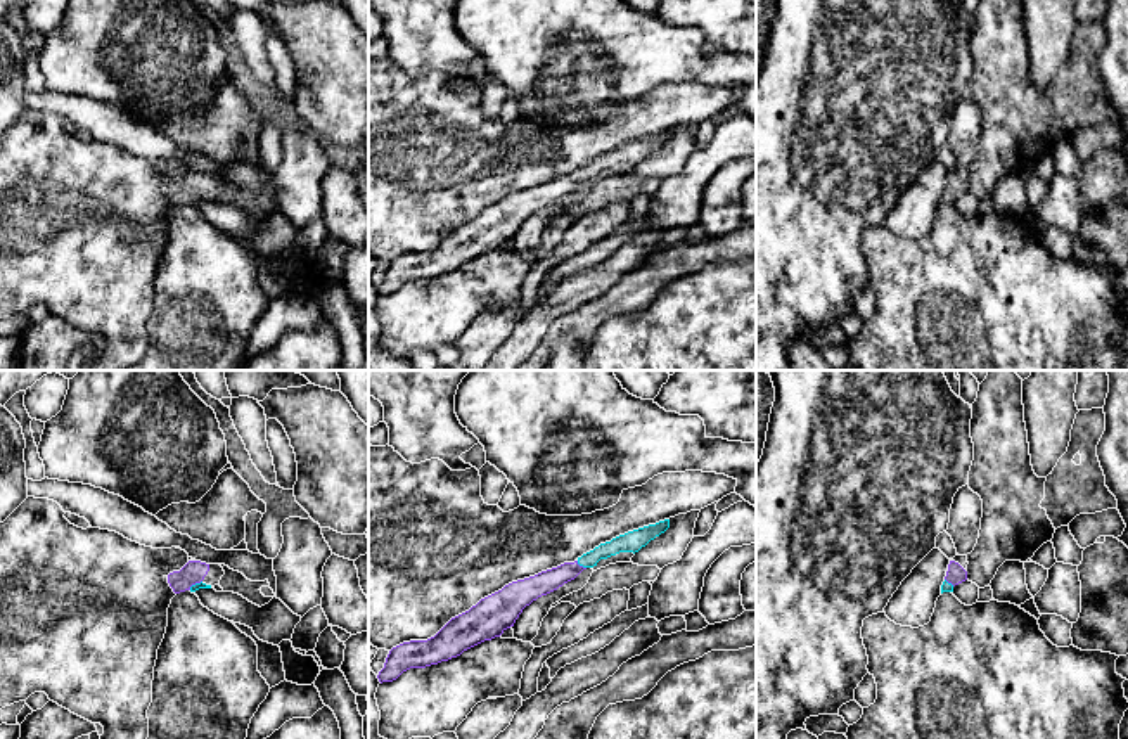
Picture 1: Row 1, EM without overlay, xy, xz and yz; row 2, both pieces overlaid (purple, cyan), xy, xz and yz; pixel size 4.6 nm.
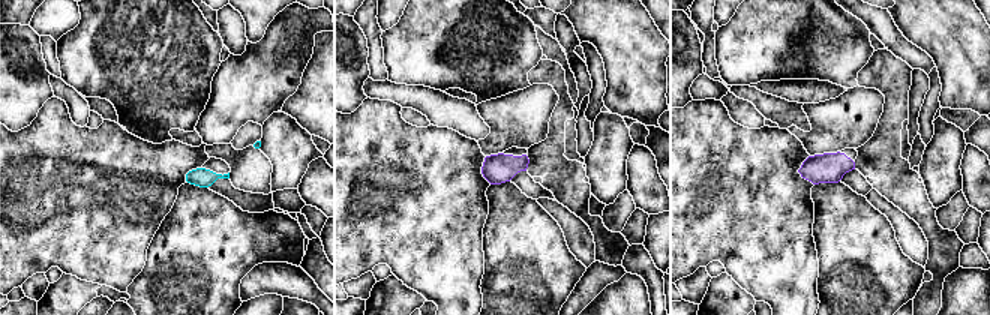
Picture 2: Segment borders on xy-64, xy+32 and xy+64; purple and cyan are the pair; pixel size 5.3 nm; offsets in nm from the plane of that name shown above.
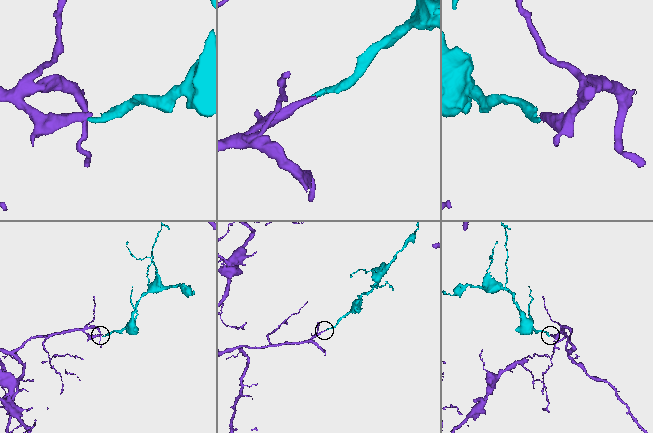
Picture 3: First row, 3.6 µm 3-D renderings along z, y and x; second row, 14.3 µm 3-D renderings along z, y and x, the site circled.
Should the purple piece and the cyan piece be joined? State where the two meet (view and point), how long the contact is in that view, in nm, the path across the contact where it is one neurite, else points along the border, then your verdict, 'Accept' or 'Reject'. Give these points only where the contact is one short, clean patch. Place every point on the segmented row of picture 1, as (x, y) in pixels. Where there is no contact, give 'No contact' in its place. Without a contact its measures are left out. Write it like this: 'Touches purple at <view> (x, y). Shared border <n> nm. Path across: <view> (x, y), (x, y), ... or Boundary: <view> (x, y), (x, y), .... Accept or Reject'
Touches purple at xz (582, 566). Shared border 60 nm. Path across: xz (545, 582), (582, 566), (599, 552), (628, 542). Accept

